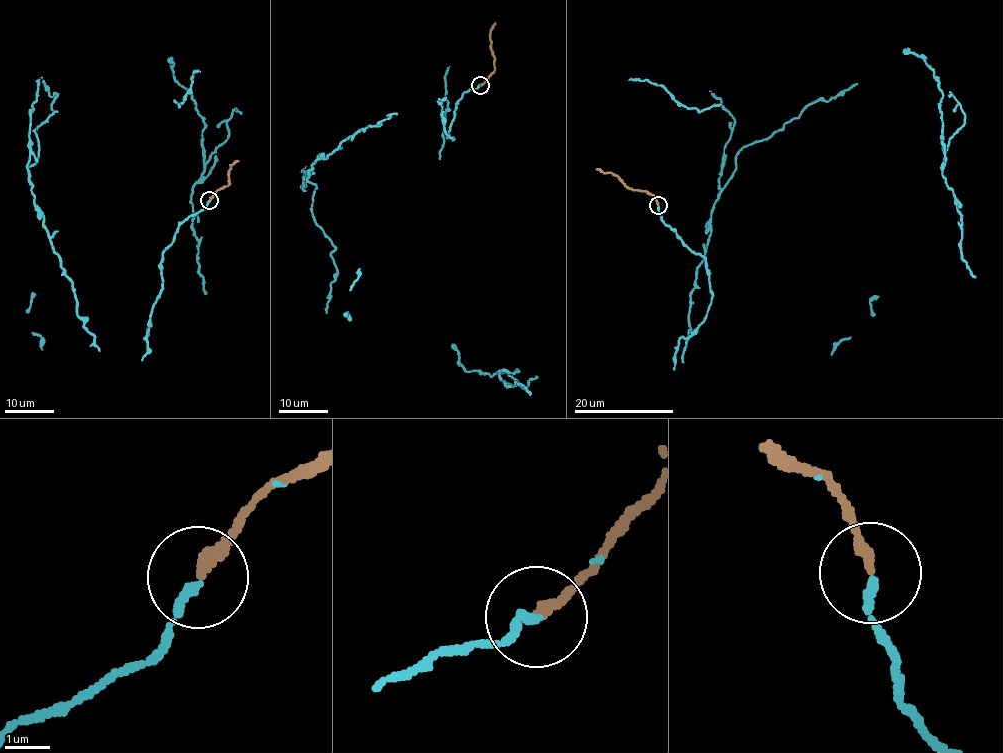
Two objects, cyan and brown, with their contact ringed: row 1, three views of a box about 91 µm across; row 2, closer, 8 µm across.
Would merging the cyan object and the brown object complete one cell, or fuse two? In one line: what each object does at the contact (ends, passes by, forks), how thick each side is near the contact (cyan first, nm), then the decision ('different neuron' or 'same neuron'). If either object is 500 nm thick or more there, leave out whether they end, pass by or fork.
cyan ends | brown ends | 200/260 nm | same neuron

